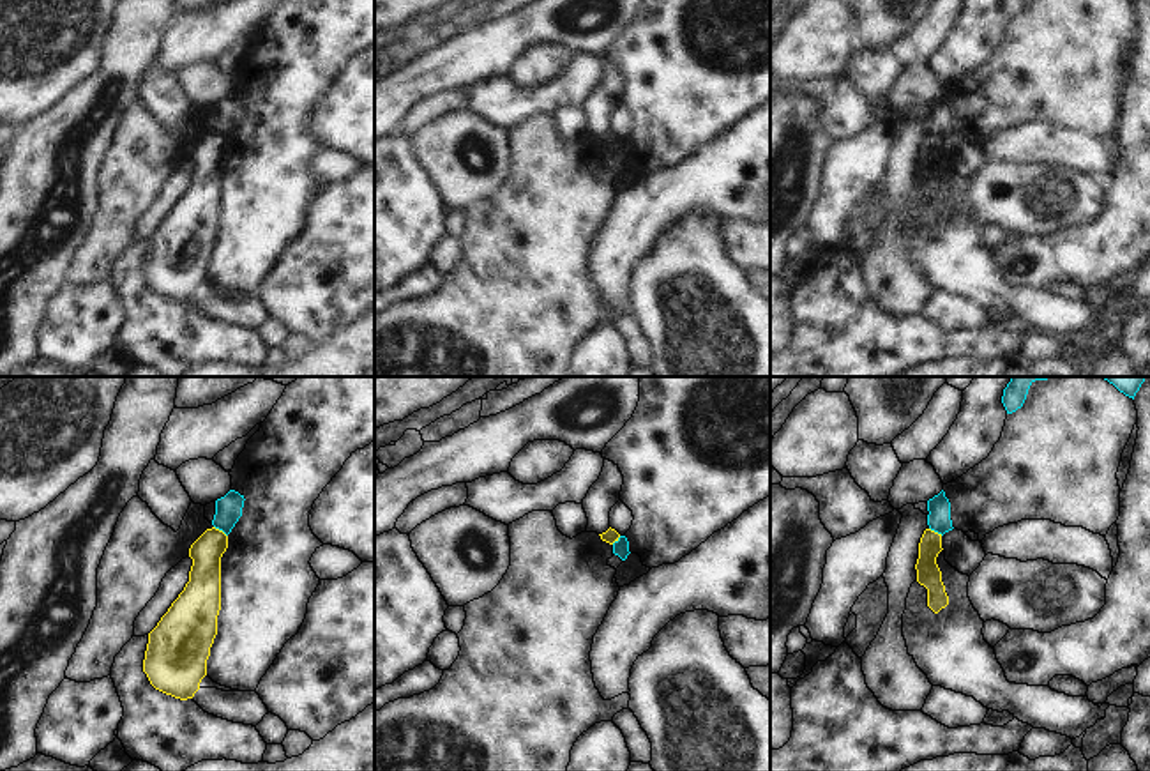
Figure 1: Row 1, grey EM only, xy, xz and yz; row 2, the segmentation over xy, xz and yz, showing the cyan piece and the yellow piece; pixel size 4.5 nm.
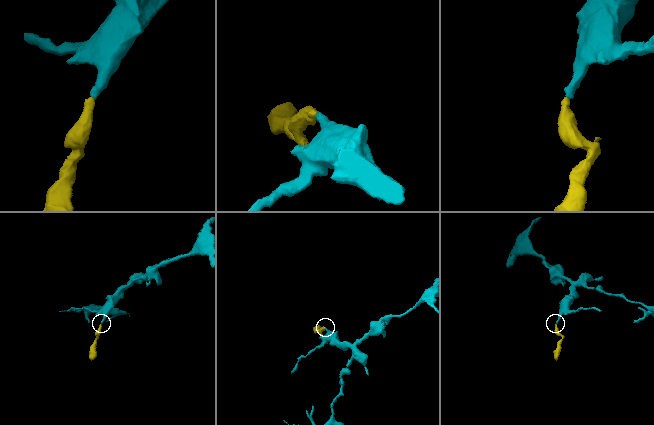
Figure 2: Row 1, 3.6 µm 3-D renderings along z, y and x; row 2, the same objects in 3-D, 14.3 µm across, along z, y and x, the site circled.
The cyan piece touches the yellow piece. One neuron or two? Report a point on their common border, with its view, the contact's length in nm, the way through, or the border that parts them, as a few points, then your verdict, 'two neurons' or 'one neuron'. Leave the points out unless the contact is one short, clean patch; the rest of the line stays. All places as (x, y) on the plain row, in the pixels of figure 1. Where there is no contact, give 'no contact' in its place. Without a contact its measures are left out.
contact xy (221, 133); length 80 nm; border xy (214, 129), (226, 140); two neurons

